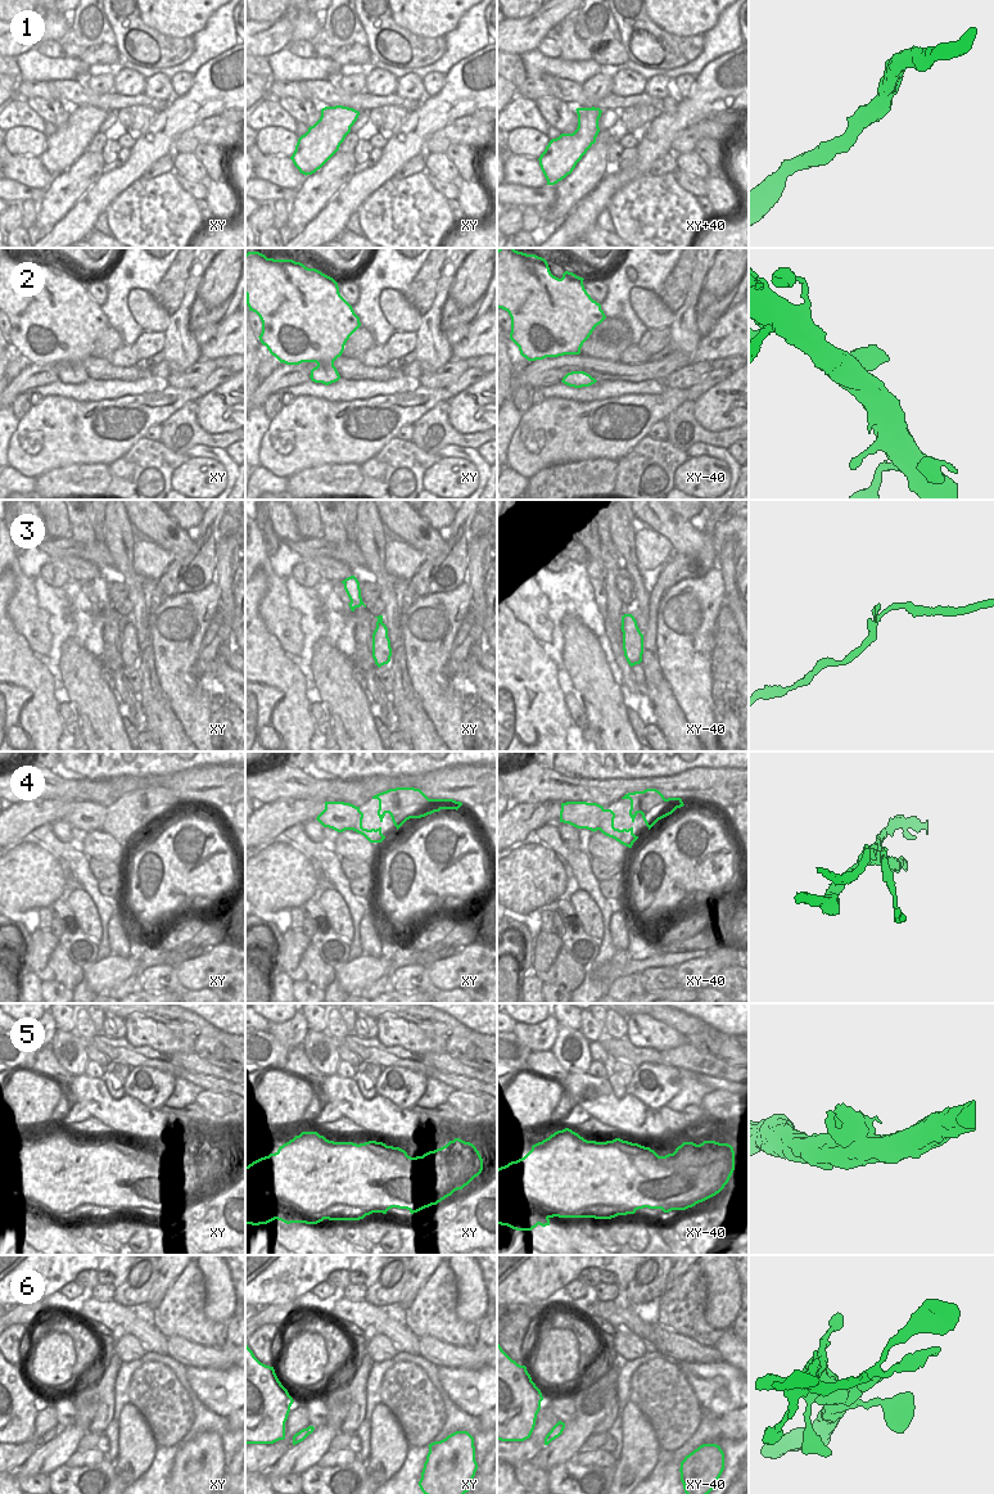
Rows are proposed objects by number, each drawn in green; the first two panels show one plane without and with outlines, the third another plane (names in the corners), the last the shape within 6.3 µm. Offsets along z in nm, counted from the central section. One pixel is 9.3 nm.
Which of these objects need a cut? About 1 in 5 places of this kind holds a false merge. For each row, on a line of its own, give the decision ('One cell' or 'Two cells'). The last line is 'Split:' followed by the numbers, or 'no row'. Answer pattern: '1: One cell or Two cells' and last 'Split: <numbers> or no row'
1: One cell
2: One cell
3: One cell
4: Two cells
5: One cell
6: One cell
Split: 4.

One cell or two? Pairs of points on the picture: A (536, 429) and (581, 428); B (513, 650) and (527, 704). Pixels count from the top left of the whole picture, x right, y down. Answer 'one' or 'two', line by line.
A: one
B: one

